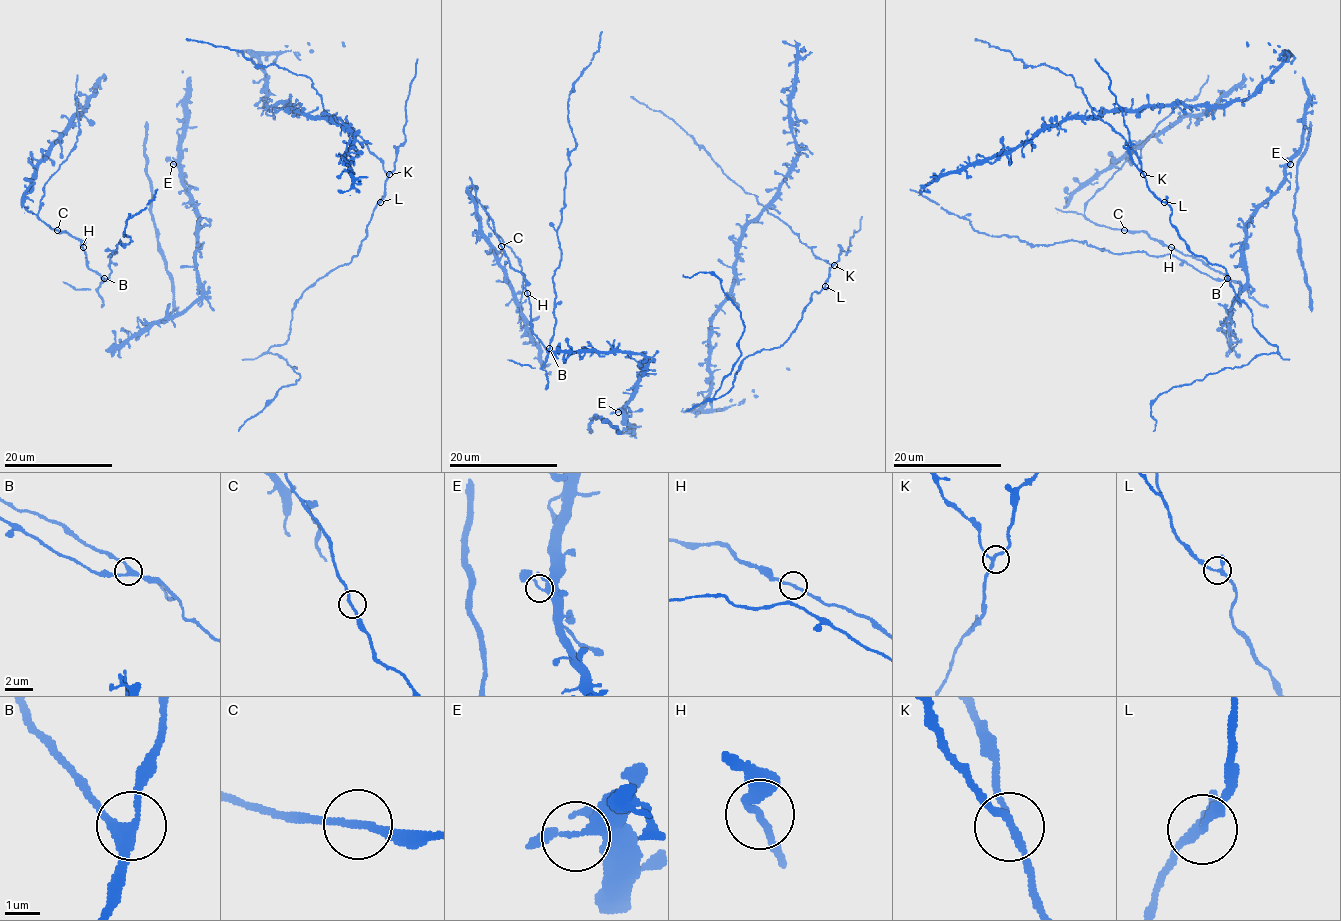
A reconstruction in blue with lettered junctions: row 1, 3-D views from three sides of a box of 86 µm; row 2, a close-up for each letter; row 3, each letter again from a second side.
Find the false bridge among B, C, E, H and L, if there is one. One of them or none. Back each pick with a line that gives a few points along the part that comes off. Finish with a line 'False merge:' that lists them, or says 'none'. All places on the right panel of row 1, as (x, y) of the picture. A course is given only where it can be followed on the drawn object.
False merge: none

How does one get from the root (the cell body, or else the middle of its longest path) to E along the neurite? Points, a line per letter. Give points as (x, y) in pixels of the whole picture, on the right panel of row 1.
E: (1303, 77), (1308, 96), (1303, 145), (1290, 164)

